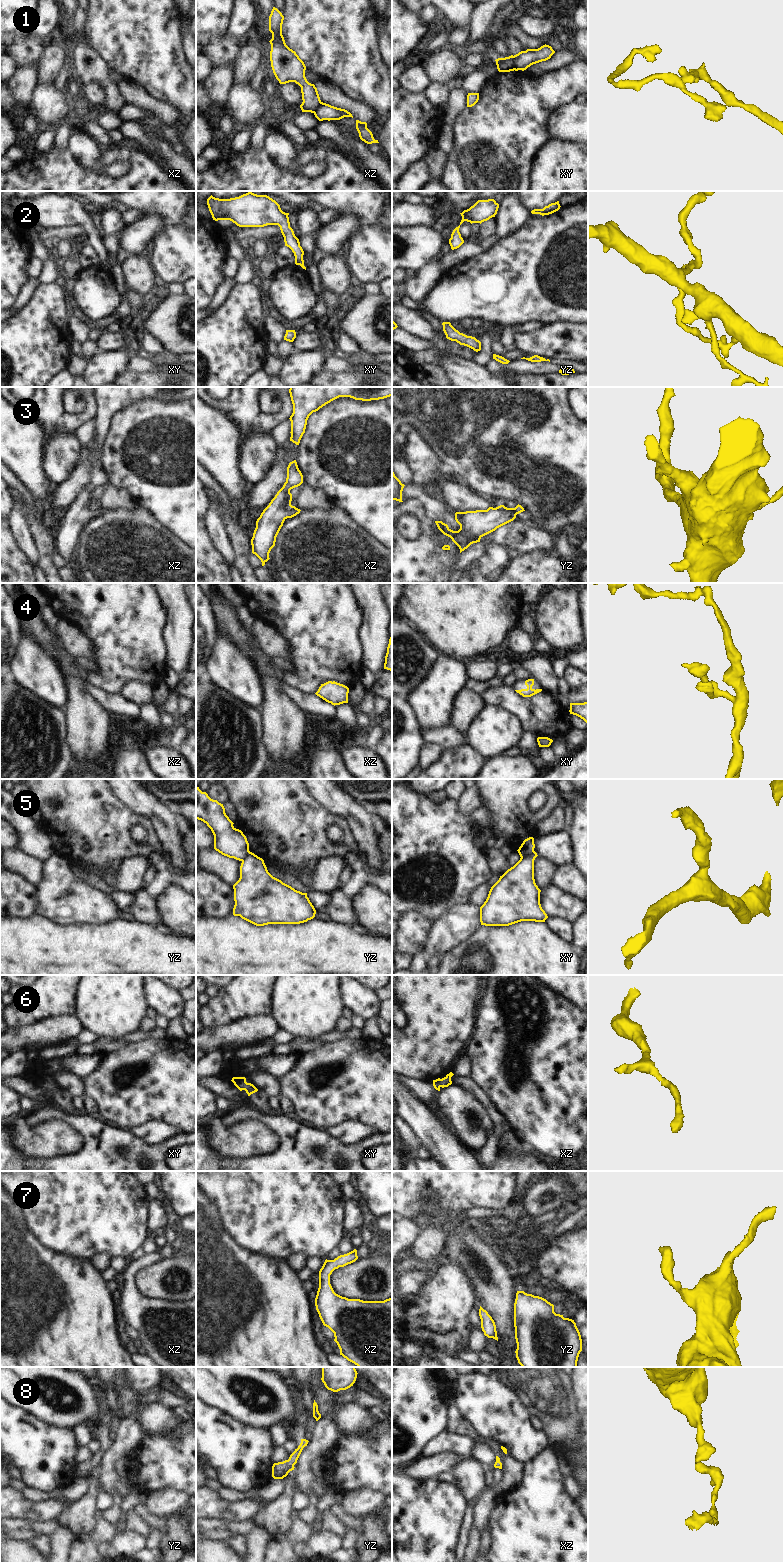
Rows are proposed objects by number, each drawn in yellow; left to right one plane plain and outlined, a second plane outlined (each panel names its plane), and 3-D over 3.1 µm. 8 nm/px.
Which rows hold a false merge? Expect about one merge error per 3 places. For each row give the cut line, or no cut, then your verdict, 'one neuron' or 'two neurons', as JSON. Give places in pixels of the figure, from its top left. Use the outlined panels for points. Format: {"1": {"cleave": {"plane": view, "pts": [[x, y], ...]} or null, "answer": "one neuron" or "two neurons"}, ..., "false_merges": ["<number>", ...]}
{"1": {"cleave": {"plane": "xy", "pts": [[514, 56], [513, 69]]}, "answer": "two neurons"}, "2": {"cleave": null, "answer": "one neuron"}, "3": {"cleave": null, "answer": "one neuron"}, "4": {"cleave": null, "answer": "one neuron"}, "5": {"cleave": {"plane": "xy", "pts": [[534, 851], [521, 857]]}, "answer": "two neurons"}, "6": {"cleave": null, "answer": "one neuron"}, "7": {"cleave": null, "answer": "one neuron"}, "8": {"cleave": null, "answer": "one neuron"}, "false_merges": ["1", "5"]}

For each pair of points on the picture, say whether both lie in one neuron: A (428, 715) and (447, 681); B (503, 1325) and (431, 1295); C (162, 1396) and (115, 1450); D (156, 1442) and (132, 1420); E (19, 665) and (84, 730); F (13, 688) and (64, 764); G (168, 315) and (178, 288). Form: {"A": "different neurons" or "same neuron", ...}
{"A": "same neuron", "B": "different neurons", "C": "same neuron", "D": "different neurons", "E": "different neurons", "F": "same neuron", "G": "different neurons"}

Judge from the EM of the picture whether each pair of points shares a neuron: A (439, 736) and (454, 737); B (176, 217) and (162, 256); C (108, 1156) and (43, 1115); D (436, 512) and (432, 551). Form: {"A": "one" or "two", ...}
{"A": "one", "B": "one", "C": "one", "D": "two"}

